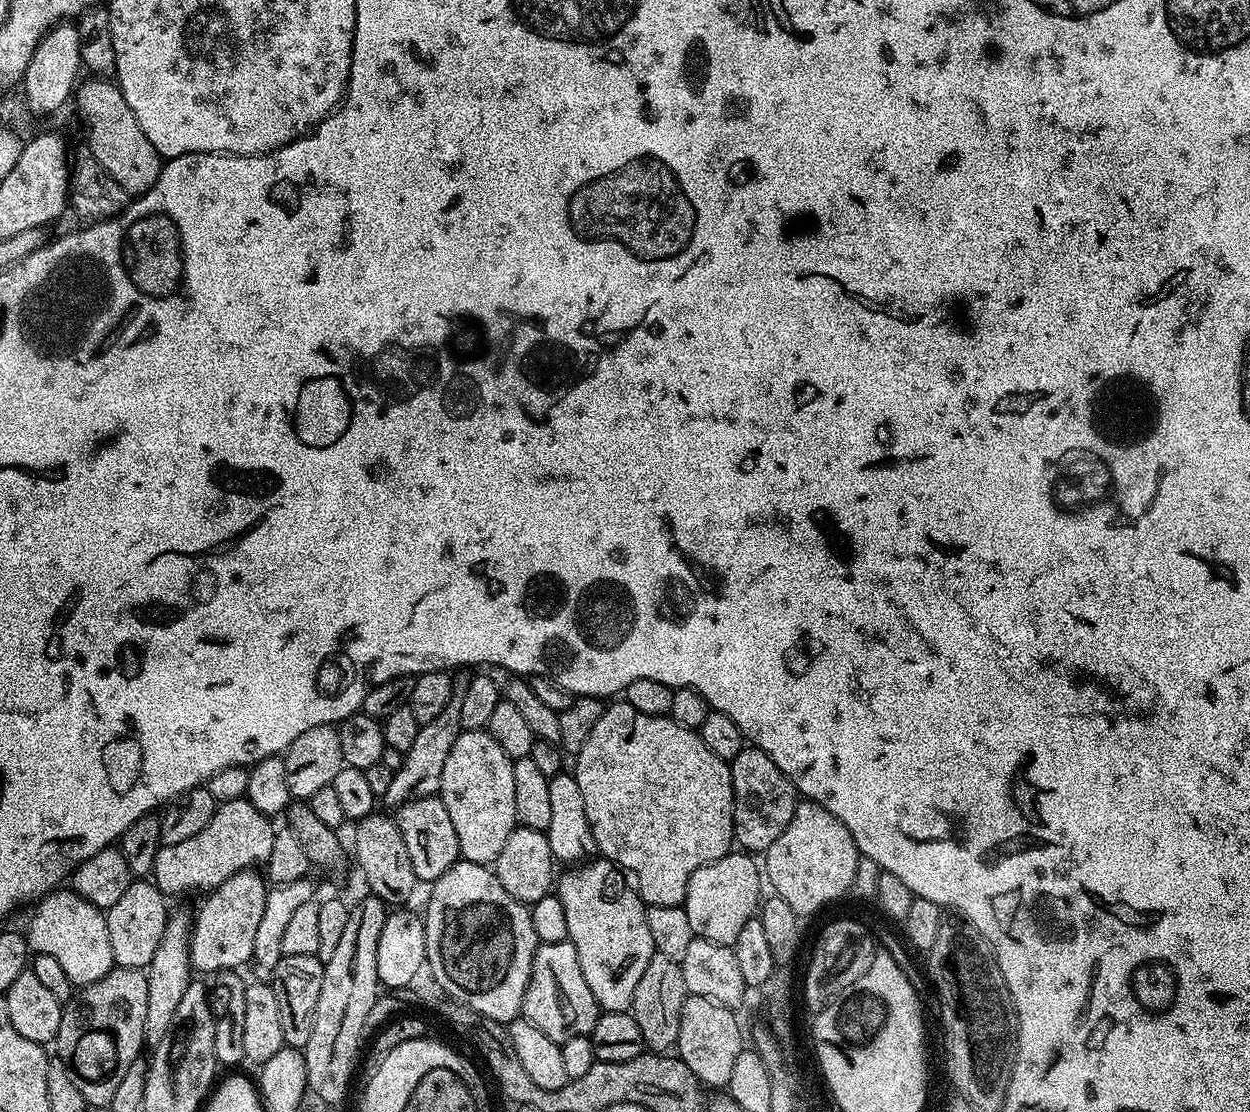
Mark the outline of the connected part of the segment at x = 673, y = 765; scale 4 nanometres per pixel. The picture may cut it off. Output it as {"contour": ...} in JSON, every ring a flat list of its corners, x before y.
{"contour":[[623,702,609,703,605,707,602,718,594,722,594,730,590,730,590,738,586,738,586,746,575,753,576,768,574,775,578,782,578,790,582,790,582,803,586,806,586,818,590,822,592,837,596,843,596,852,603,859,615,862,625,873,632,872,634,887,640,893,640,899,648,906,681,906,686,898,686,890,694,870,727,856,734,844,732,835,732,770,729,761,718,758,714,750,702,742,699,731,682,726,672,720,671,715,651,716,642,714,642,710,634,710,634,706]]}

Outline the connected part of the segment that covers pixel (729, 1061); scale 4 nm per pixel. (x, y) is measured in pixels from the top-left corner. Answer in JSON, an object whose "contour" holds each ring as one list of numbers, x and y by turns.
{"contour":[[689,995,680,1011,678,1038,674,1045,682,1062,690,1066,701,1085,723,1089,730,1082,730,1073,738,1054,745,1051,746,1036,740,1033,740,1024,736,1021,737,1013,730,1008,723,1008,718,1002,701,996]]}

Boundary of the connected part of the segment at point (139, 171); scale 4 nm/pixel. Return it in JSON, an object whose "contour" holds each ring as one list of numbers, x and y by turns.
{"contour":[[88,78,77,87,74,100,80,103,80,116,88,123,88,148,101,168,99,171,111,183,126,190,129,197,135,198,150,190,160,177,162,157,142,134,142,126,138,126,138,118,134,118,130,106,126,106,119,87,108,78]]}

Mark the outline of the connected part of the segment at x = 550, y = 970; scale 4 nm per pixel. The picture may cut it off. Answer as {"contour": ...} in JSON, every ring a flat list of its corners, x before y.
{"contour":[[570,941,540,944,534,954,530,982,526,986,523,1019,529,1020,542,1034,554,1038,556,1044,565,1044,570,1038,591,1036,602,1009,596,1003,586,978,582,975,582,966,578,963,578,950]]}

